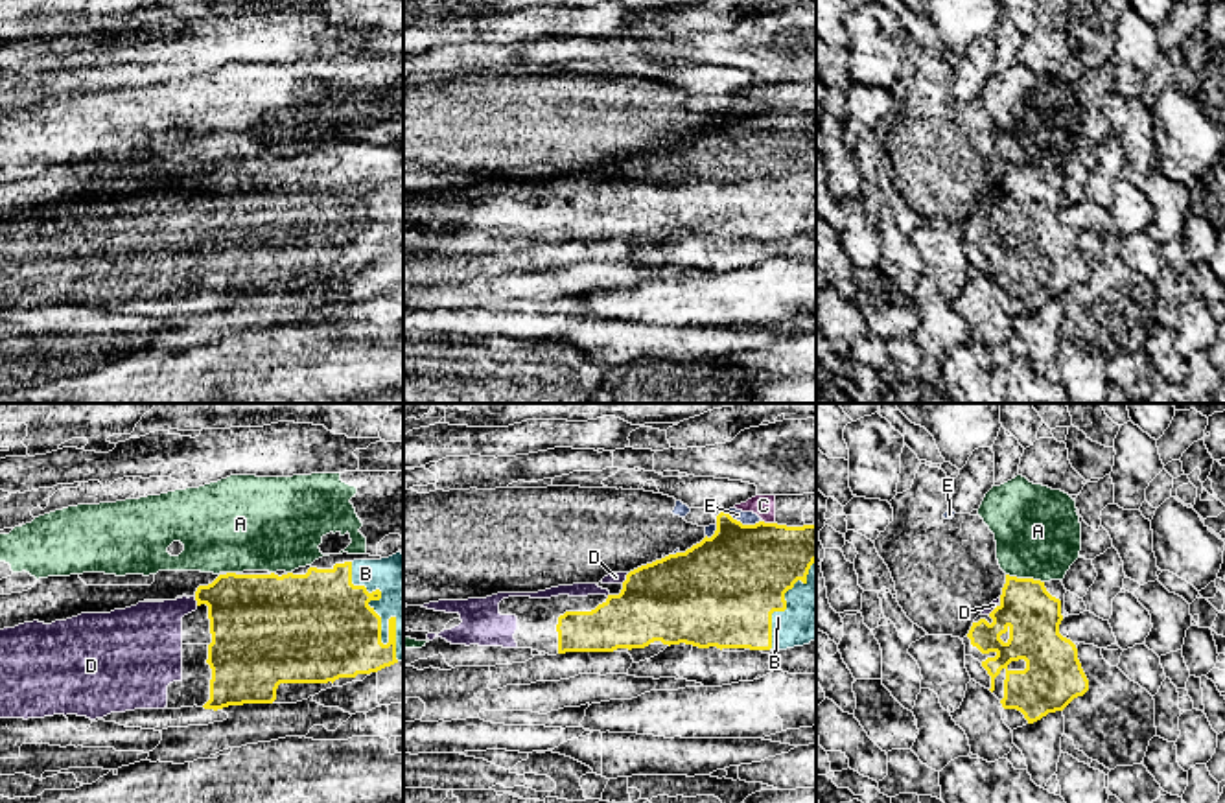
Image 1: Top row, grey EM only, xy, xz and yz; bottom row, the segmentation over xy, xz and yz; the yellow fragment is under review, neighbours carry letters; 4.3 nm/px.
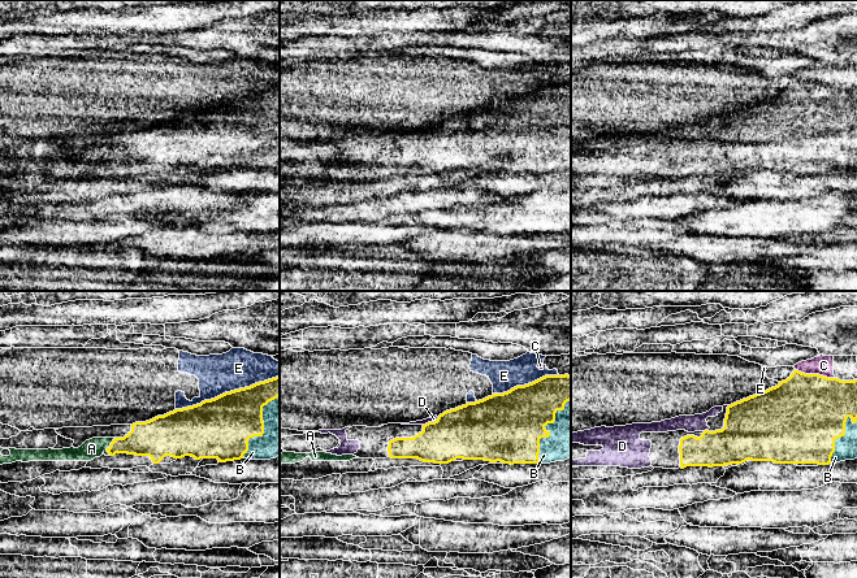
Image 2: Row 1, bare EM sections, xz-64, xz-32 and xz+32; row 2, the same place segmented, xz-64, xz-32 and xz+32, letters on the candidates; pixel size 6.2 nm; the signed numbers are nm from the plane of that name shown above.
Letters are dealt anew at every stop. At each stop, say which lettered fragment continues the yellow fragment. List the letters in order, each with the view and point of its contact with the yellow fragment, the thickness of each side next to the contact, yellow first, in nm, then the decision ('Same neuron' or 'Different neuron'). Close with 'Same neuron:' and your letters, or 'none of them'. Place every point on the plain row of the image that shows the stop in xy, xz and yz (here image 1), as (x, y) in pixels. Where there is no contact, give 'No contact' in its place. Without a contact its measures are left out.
A: Touches yellow at yz (1025, 166). Thickness 240 nm (yellow) against 380 nm. Different neuron
B: Touches yellow at xy (380, 214). Thickness 460 nm (yellow) against 220 nm. Same neuron
C: Touches yellow at xz (769, 111). Thickness 420 nm (yellow) against 100 nm. Different neuron
D: Touches yellow at xz (627, 166). Thickness 380 nm (yellow) against 50 nm. Same neuron
E: Touches yellow at xz (745, 113). Thickness 440 nm (yellow) against 60 nm. Different neuron
Same neuron: B, D

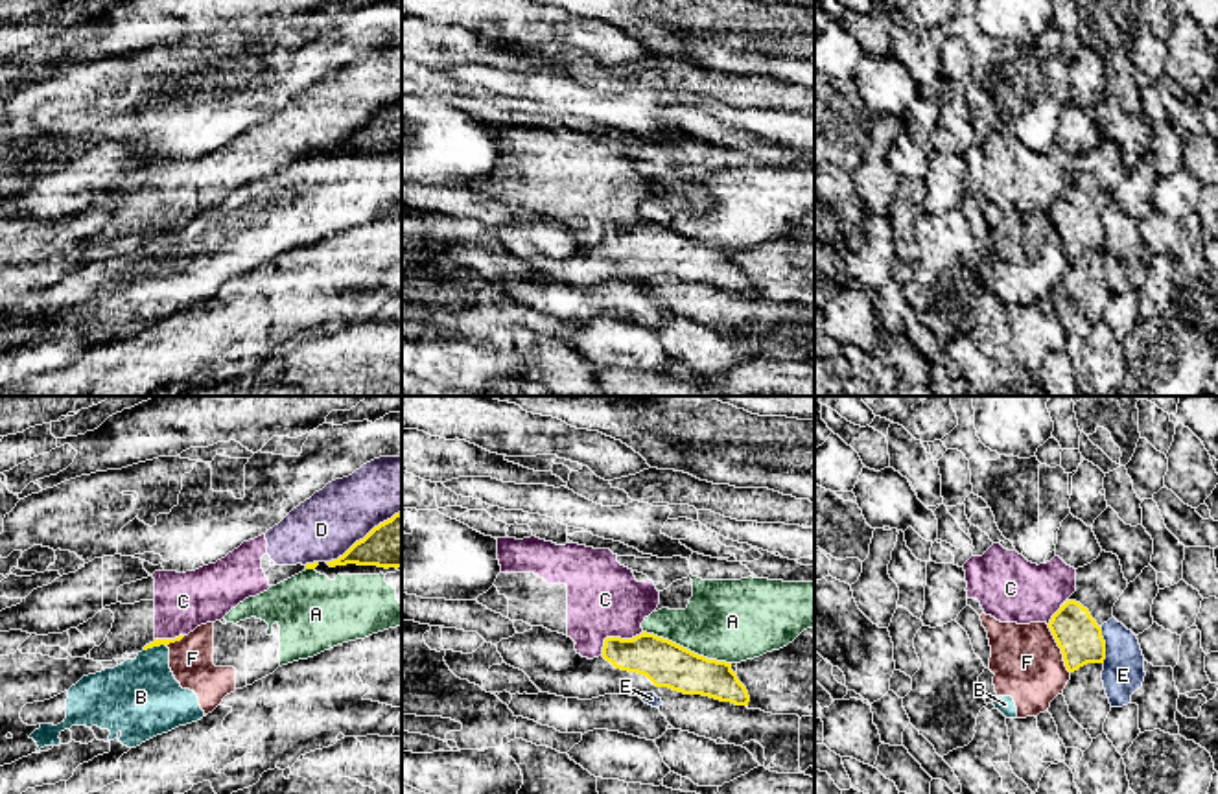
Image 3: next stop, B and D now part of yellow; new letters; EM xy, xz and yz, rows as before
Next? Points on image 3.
A: Touches yellow at xz (686, 236). Thickness 200 nm (yellow) against 360 nm. Different neuron
B: Touches yellow at xy (155, 233). Thickness 30 nm (yellow) against 340 nm. Different neuron
C: Touches yellow at xz (616, 225). Thickness 200 nm (yellow) against 320 nm. Different neuron
D: Touches yellow at xy (365, 124). Thickness 220 nm (yellow) against 280 nm. Different neuron
E: Touches yellow at yz (1104, 233). Thickness 200 nm (yellow) against 180 nm. Different neuron
F: Touches yellow at yz (1060, 234). Thickness 200 nm (yellow) against 300 nm. Different neuron
Same neuron: none of them

